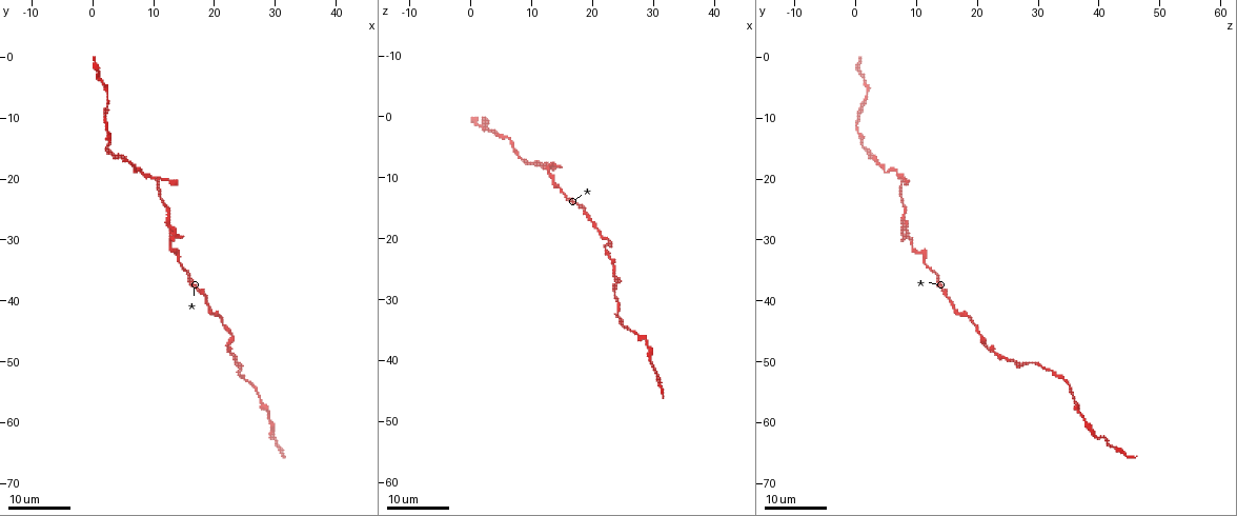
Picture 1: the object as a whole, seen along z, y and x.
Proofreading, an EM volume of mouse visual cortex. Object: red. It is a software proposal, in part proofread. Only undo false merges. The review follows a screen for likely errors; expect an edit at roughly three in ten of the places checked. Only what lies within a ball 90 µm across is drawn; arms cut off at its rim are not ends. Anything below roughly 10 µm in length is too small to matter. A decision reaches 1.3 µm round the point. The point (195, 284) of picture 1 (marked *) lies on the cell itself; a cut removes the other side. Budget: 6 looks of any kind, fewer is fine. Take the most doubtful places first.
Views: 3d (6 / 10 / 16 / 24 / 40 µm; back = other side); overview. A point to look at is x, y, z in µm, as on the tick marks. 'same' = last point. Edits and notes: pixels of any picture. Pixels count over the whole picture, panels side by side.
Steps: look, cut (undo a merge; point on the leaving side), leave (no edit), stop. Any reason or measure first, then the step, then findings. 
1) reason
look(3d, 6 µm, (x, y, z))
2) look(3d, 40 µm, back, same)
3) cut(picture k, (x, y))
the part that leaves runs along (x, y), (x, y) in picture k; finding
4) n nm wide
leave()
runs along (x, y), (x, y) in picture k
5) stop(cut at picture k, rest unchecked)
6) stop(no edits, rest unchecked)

thick turns thin
look(3d, 24 µm, (23.0, 49.5, 23.5))

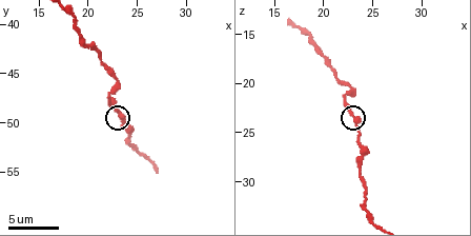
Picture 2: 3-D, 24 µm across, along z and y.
look(3d, 10 µm, (23.2, 49.0, 23.8))

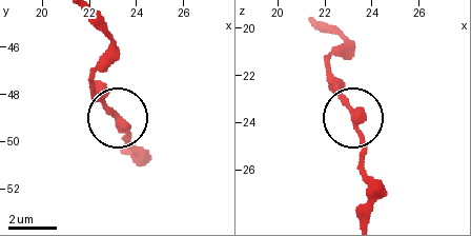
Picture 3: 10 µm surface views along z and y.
leave()
runs along (320, 22), (346, 42), (328, 78), (359, 126), (359, 173) in picture 3; one cell here

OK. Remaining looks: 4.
look(3d, 16 µm, (22.8, 45.6, 20.6))

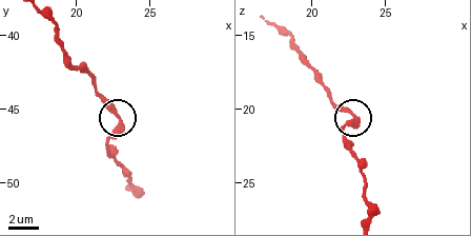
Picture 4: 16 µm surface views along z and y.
280 nm wide
leave()
runs along (47, 19), (66, 57), (88, 76), (118, 117), (107, 157) in picture 4; continuous, no second cell

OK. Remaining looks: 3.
calibre changes
look(3d, 16 µm, (24.0, 51.6, 32.4))

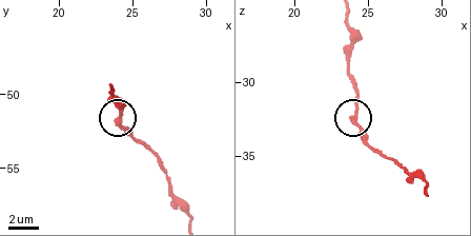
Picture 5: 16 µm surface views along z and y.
leave()
runs along (348, 19), (353, 121), (369, 146) in picture 5; one cell here

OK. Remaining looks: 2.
stop(no edits, rest unchecked)

